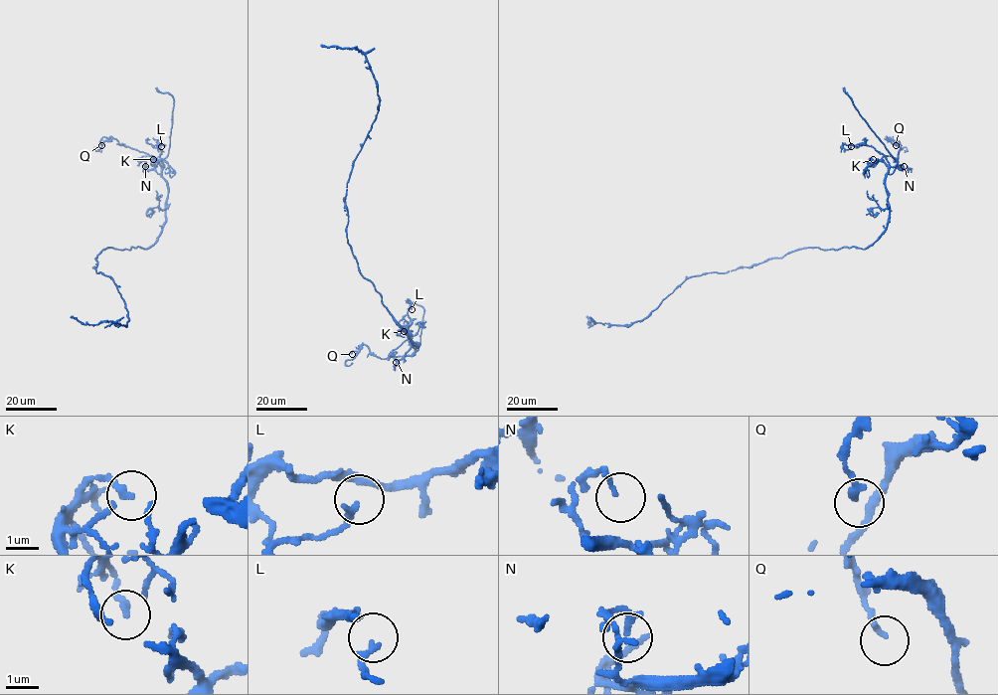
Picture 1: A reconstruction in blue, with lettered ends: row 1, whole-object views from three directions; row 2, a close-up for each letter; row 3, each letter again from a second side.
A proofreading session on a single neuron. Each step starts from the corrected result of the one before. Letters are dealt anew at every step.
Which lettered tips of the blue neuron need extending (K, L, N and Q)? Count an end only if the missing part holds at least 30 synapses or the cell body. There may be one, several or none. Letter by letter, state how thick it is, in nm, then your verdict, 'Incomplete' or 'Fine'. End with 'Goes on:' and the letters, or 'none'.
K: Thickness 200 nm. Fine
L: Thickness 150 nm. Fine
N: Thickness 170 nm. Fine
Q: Thickness 190 nm. Fine
Goes on: none

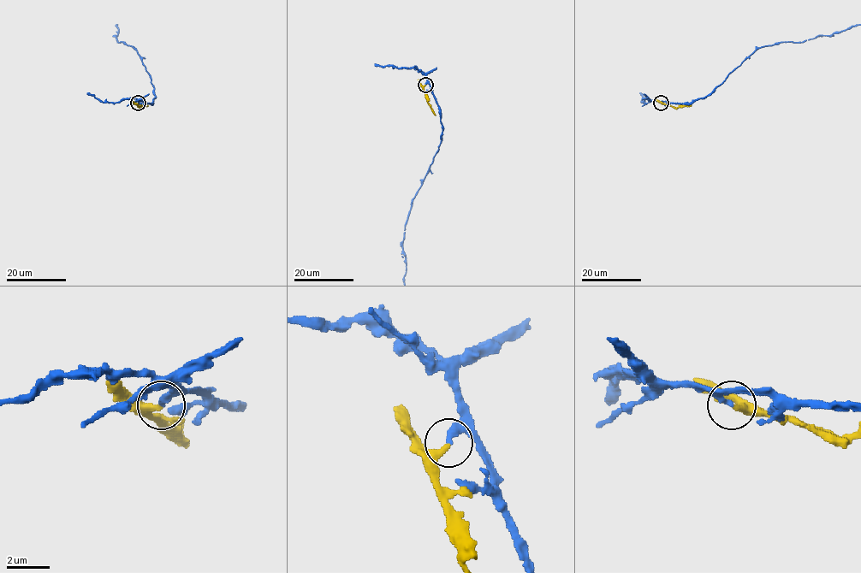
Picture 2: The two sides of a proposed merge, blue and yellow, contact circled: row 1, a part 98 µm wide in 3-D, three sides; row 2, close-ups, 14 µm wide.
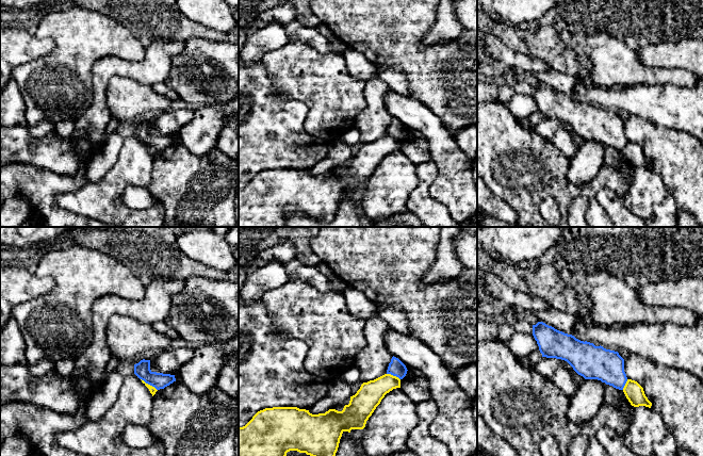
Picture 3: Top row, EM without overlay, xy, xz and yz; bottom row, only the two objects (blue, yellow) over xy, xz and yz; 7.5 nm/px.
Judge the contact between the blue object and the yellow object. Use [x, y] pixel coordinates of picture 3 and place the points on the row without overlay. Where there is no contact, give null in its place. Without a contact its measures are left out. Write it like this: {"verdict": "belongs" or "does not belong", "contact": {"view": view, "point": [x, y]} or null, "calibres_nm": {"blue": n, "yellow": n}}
{"verdict": "does not belong", "contact": {"view": "xy", "point": [149, 145]}, "calibres_nm": {"blue": 120, "yellow": 50}}

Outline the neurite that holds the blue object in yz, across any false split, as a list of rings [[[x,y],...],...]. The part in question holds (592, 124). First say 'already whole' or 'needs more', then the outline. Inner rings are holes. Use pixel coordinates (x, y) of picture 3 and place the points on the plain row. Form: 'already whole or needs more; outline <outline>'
already whole; outline [[[543,83],[533,86],[533,97],[542,118],[565,121],[585,141],[598,141],[623,151],[627,139],[624,120],[618,113],[581,102]]]

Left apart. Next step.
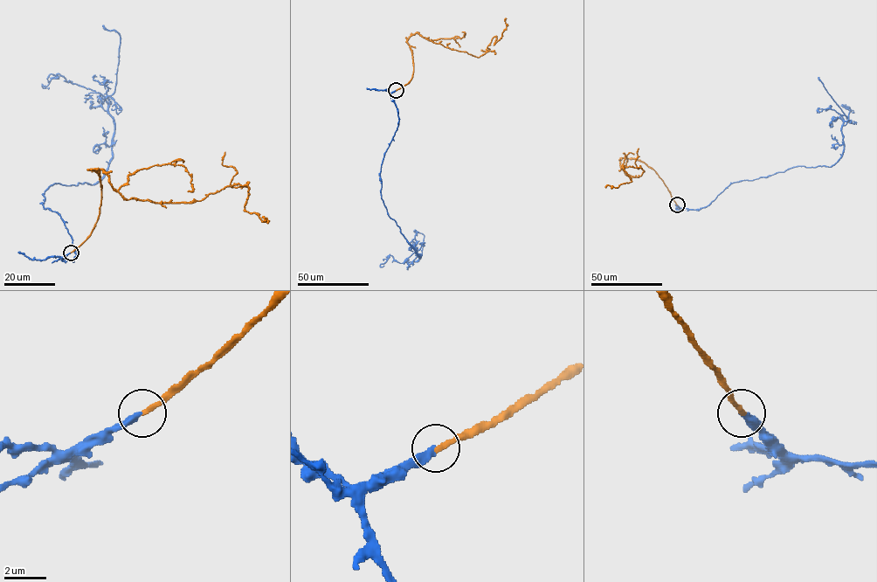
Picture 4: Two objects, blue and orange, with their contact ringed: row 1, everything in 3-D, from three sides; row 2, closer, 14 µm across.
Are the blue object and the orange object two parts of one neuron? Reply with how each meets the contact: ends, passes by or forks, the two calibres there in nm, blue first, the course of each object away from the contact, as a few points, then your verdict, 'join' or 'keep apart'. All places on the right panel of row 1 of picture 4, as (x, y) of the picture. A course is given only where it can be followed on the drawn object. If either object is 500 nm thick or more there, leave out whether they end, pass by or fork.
blue ends; orange ends; calibres 280 and 240 nm; course blue (677, 205), (700, 209), (735, 182), (831, 167), (844, 148), (850, 111), (842, 105), (852, 112); course orange (677, 205), (652, 169), (632, 159), (620, 167), (641, 176), (640, 168), (624, 167), (631, 181), (605, 187); join

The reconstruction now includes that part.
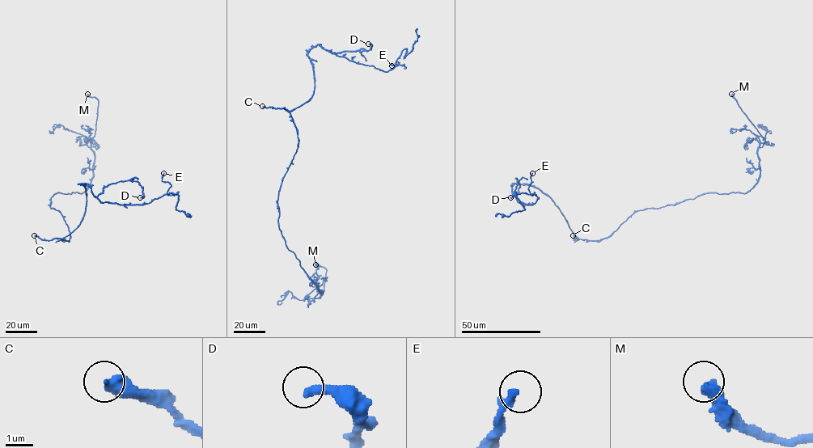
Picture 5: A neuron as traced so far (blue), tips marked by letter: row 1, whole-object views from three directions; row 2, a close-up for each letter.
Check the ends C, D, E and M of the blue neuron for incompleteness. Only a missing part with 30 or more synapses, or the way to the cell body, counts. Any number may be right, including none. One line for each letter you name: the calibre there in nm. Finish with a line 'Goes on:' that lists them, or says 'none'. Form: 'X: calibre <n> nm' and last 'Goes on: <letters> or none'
M: calibre 480 nm
Goes on: M

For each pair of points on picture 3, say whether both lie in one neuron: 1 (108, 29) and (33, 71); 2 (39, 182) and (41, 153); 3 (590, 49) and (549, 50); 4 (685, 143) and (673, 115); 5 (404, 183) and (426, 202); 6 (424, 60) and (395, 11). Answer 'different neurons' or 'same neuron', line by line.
1: same neuron
2: different neurons
3: different neurons
4: different neurons
5: different neurons
6: same neuron

